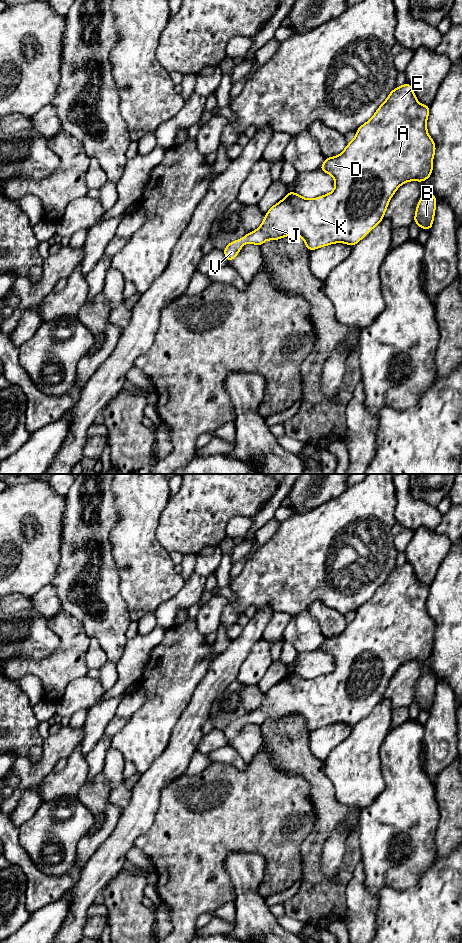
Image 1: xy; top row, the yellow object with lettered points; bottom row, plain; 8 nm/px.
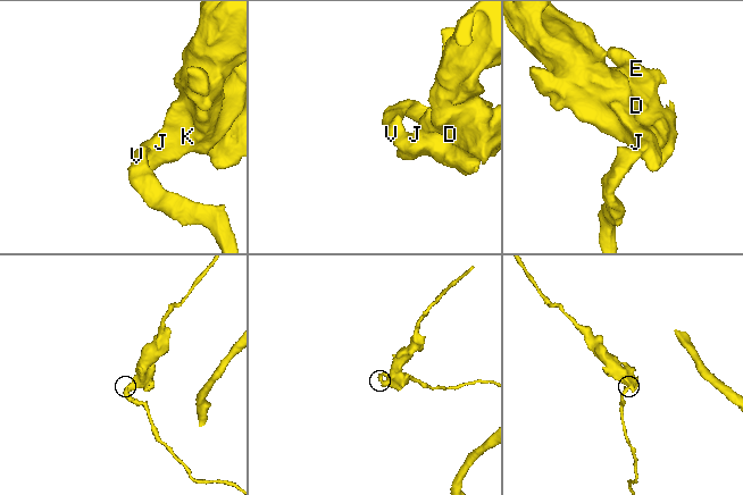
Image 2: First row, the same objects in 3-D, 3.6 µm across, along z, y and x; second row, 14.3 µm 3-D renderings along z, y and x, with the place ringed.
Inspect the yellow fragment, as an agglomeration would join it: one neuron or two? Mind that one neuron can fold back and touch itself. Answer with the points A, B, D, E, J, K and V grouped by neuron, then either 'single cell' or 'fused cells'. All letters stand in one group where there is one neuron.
A B D E J K V | single cell

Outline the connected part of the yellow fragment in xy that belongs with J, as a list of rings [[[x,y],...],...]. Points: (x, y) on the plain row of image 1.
[[[408,562],[393,569],[372,598],[357,609],[355,617],[346,625],[343,632],[334,637],[325,637],[319,650],[334,658],[333,671],[313,679],[306,679],[289,671],[280,682],[268,690],[259,708],[240,720],[229,722],[223,730],[228,743],[238,735],[245,723],[261,727],[267,720],[278,720],[289,715],[300,716],[310,732],[334,723],[355,726],[383,700],[390,679],[402,664],[409,661],[424,662],[431,656],[436,626],[426,606],[429,592],[430,586],[417,581],[413,568]]]

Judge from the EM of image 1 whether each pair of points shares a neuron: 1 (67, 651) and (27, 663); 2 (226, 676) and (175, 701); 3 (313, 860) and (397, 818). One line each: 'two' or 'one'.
1: one
2: two
3: two

